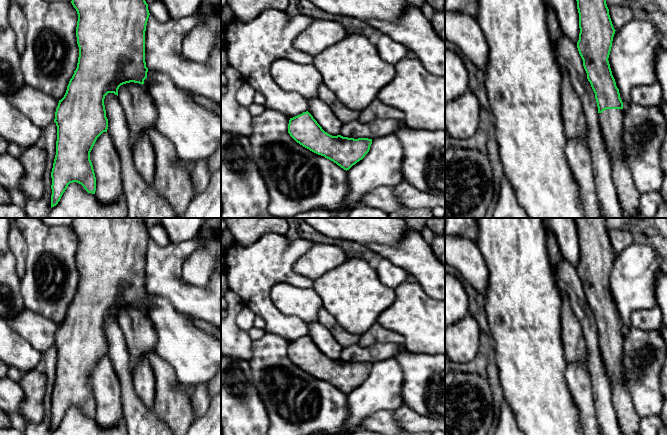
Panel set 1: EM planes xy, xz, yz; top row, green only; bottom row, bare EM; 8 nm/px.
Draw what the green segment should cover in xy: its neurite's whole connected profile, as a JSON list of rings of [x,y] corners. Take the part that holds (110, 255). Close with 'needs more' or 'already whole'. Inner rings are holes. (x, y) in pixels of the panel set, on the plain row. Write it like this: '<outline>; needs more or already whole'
[[[75,218],[71,227],[78,238],[76,261],[79,281],[77,292],[55,336],[57,365],[51,396],[51,432],[58,428],[68,409],[73,406],[81,408],[88,417],[95,418],[96,401],[90,376],[97,362],[108,353],[105,320],[108,317],[118,320],[119,311],[126,307],[134,306],[143,309],[148,296],[145,286],[145,255],[150,237],[144,218]]]; already whole

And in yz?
[[[575,218],[579,237],[577,272],[595,317],[598,344],[609,378],[612,403],[622,435],[640,435],[640,417],[625,386],[623,326],[608,285],[615,258],[605,218]]]; needs more

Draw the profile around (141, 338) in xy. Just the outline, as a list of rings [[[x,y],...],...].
[[[148,294],[143,309],[130,306],[118,313],[118,324],[124,334],[129,353],[131,374],[139,359],[155,349],[158,341],[157,332],[149,316],[152,296]]]

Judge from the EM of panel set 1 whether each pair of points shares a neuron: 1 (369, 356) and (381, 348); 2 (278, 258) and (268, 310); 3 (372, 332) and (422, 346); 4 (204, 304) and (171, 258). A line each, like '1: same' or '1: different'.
1: same
2: same
3: different
4: same

